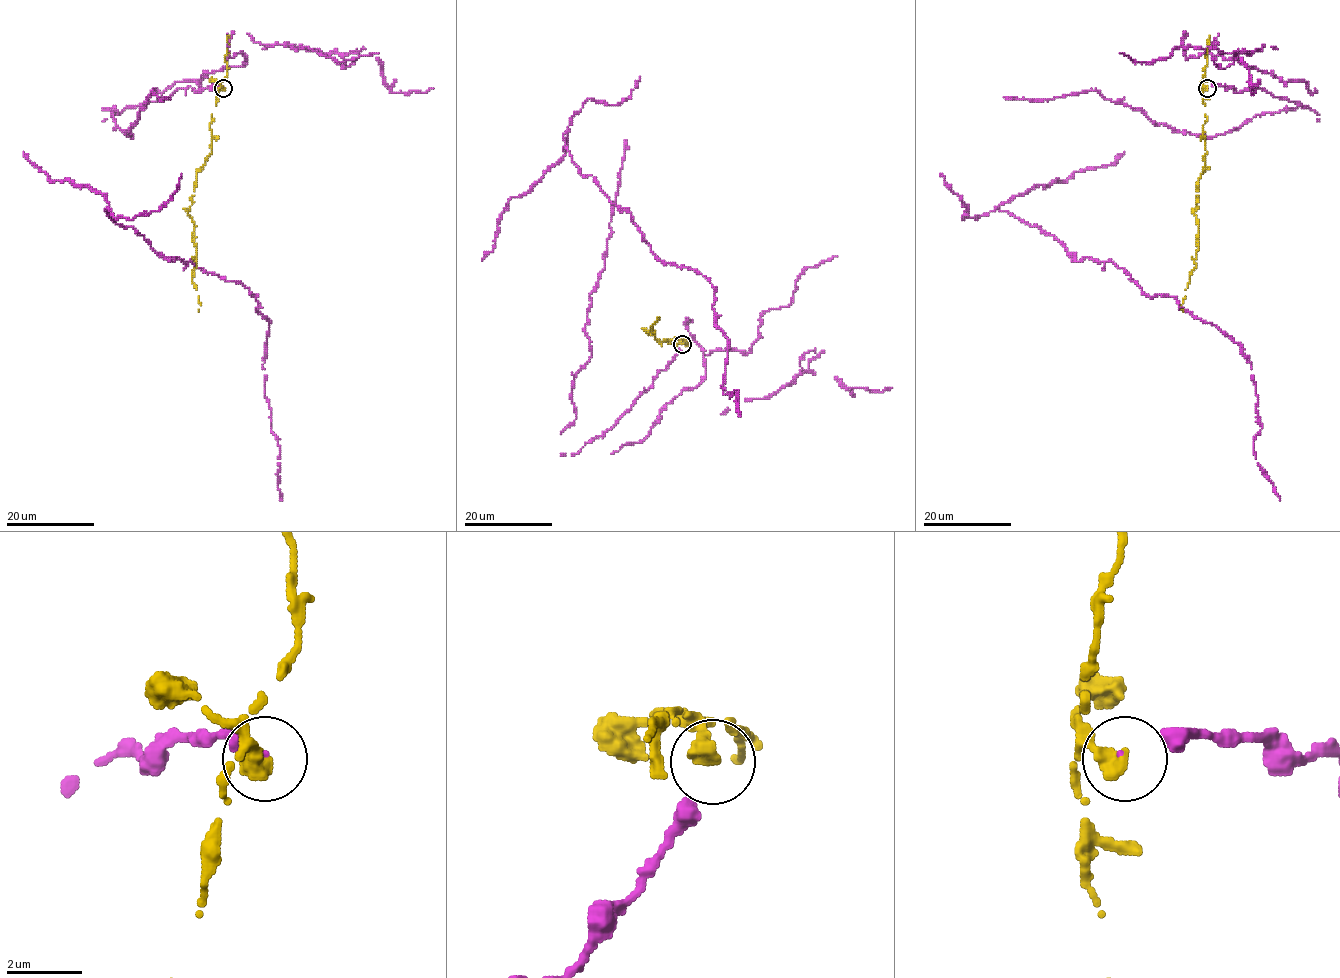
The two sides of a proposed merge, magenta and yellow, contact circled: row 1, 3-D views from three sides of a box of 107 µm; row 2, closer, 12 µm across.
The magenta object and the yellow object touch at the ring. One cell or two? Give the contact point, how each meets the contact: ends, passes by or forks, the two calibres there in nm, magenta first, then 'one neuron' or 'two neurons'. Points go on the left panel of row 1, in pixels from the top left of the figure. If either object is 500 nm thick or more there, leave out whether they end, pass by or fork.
at (223, 88); 50 nm thick on the magenta side, 550 nm on the other; two neurons

